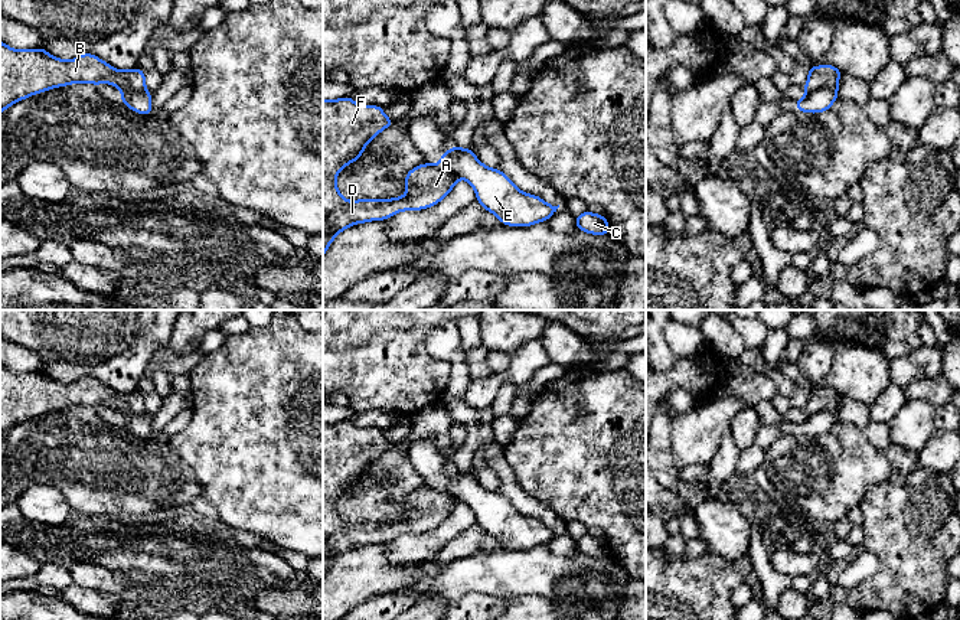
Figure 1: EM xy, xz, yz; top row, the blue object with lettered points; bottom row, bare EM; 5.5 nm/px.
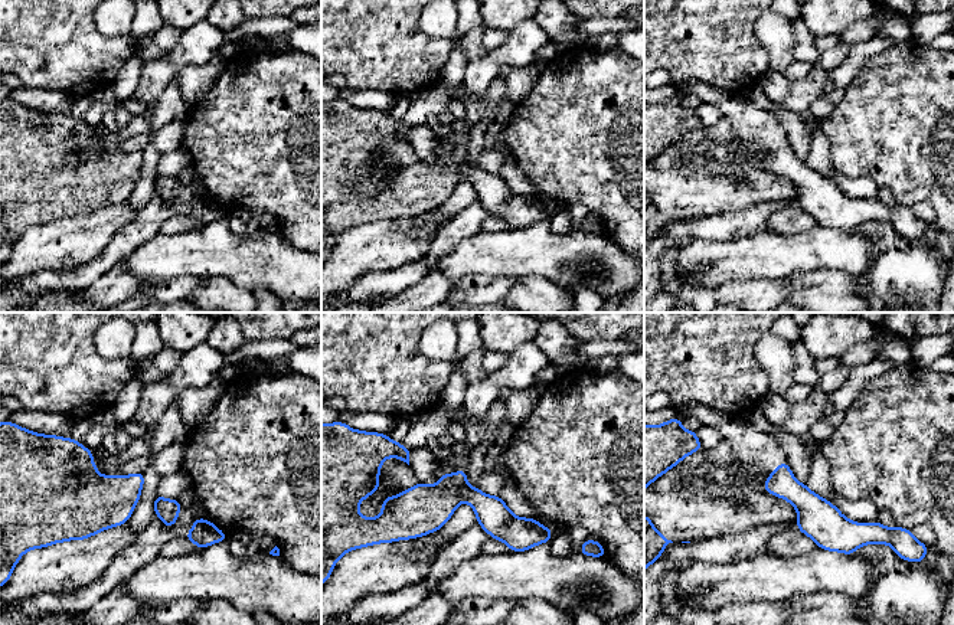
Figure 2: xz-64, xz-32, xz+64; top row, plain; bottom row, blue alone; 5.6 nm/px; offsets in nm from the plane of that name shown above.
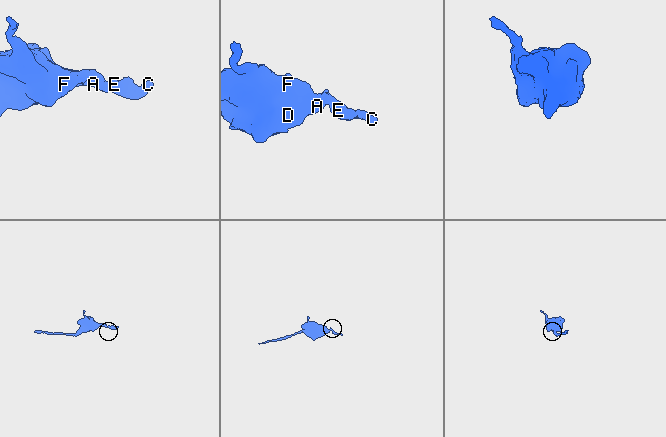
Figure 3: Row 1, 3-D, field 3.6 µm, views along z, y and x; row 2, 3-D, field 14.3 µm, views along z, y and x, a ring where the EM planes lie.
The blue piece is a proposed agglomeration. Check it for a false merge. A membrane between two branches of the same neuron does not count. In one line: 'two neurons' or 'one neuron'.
two neurons

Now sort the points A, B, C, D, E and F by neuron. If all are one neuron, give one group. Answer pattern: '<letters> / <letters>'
A B D F / C E

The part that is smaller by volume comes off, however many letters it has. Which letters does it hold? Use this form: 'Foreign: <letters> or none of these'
Foreign: C, E

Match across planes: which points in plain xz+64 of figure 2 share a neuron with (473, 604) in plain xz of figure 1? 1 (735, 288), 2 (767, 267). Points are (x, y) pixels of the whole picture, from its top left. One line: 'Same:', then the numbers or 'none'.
Same: 1

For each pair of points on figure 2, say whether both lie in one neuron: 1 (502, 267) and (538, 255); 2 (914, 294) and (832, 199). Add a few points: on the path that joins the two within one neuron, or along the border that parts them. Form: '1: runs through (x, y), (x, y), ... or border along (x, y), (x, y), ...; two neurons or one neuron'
1: runs through (510, 258), (513, 255), (529, 255); one neuron
2: border along (889, 222), (866, 221), (852, 231); two neurons

